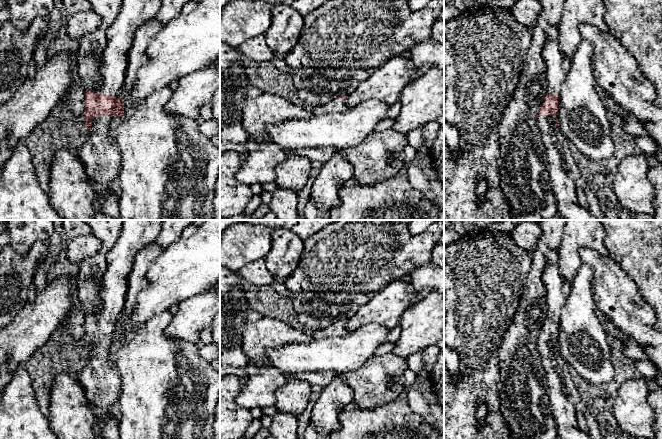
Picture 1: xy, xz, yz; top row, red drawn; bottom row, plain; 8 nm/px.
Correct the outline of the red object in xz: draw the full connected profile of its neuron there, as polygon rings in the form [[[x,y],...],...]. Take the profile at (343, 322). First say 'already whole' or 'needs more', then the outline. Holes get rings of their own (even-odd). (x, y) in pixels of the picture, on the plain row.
needs more; [[[340,320],[324,329],[312,331],[310,334],[314,340],[319,340],[333,336],[345,336],[349,334],[349,331],[346,328],[346,321]]]

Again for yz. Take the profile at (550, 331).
needs more; [[[550,251],[547,254],[546,265],[543,269],[541,280],[545,289],[547,318],[539,331],[537,348],[543,362],[544,373],[547,377],[548,401],[551,404],[552,417],[555,421],[557,436],[559,439],[604,439],[600,432],[599,423],[581,401],[568,370],[568,366],[559,353],[557,339],[559,336],[560,312],[568,298],[572,282],[567,281],[559,272],[559,254],[557,251]],[[580,413],[583,414],[586,419],[588,427],[586,432],[576,427],[577,415]]]

